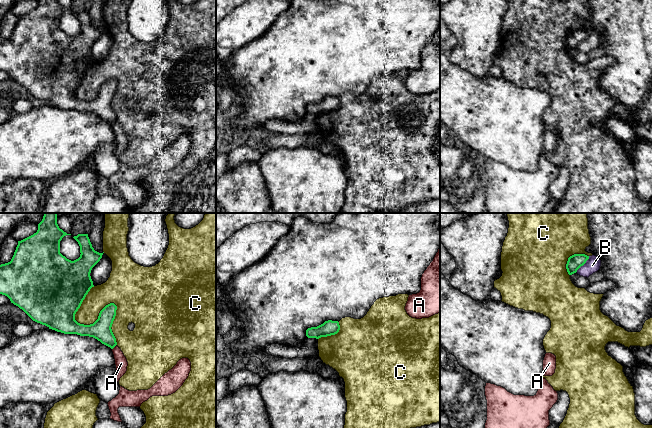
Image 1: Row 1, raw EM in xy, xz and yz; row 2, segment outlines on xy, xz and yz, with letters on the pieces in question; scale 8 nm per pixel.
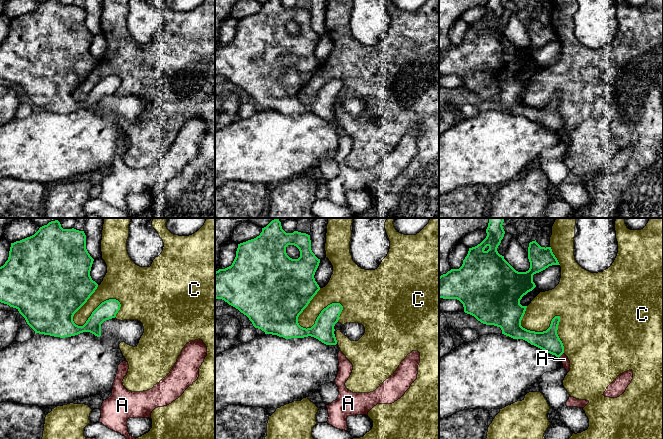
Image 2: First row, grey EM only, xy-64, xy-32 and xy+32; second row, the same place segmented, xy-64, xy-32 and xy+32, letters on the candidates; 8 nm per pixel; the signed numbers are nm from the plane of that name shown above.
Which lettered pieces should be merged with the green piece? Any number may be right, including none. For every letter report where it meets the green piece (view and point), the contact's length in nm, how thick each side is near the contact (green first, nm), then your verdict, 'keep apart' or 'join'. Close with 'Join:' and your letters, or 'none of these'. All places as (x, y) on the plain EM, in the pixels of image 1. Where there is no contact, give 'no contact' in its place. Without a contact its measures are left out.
A: meets green in xy at (114, 122); contact 60 nm long; 160 nm thick on the green side, 100 nm on the other; keep apart
B: meets green in yz at (583, 40); contact 180 nm long; 120 nm thick on the green side, 120 nm on the other; keep apart
C: meets green in xy at (99, 91); contact 500 nm long; 160 nm thick on the green side, 220 nm on the other; keep apart
Join: none of these

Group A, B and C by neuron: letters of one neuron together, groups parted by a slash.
A / B / C

